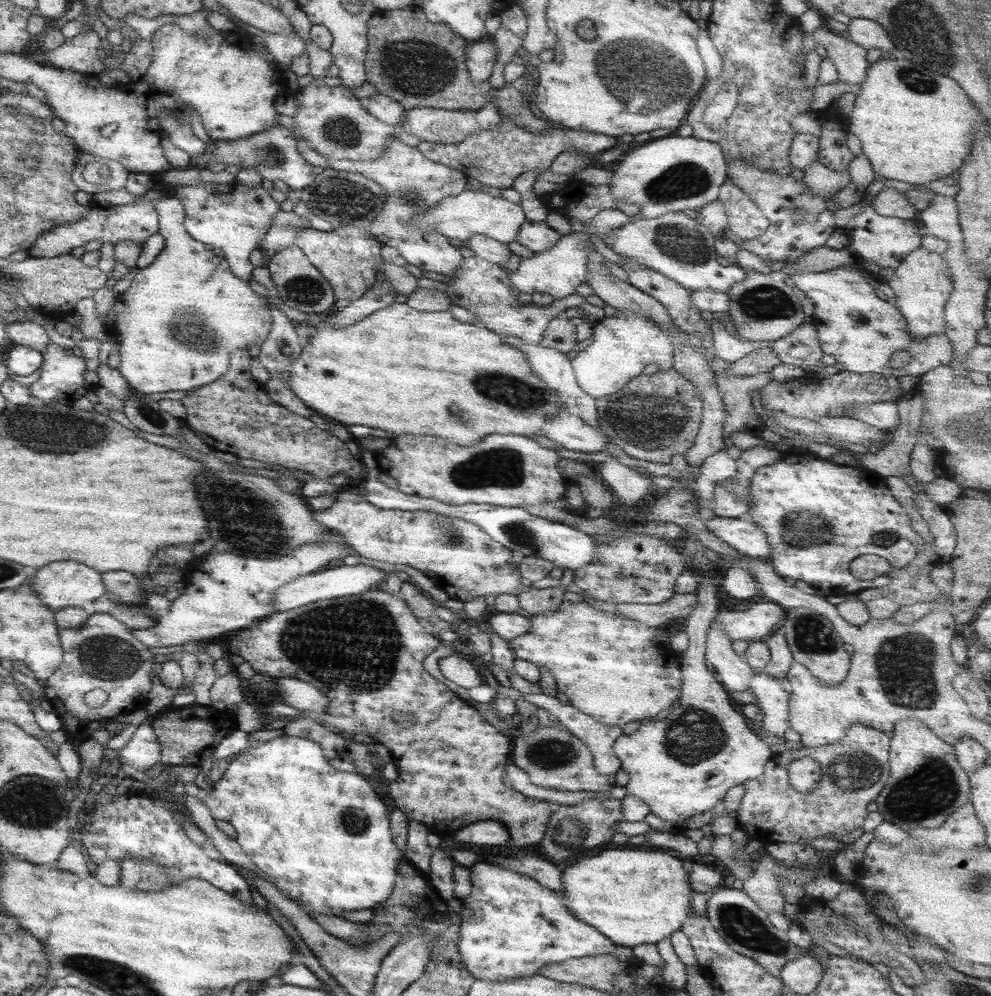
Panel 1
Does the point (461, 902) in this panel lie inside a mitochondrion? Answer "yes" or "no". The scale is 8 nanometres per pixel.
no

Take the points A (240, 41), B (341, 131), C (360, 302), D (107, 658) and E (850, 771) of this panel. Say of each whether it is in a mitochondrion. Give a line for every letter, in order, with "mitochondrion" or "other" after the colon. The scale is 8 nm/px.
A: other
B: mitochondrion
C: other
D: mitochondrion
E: mitochondrion

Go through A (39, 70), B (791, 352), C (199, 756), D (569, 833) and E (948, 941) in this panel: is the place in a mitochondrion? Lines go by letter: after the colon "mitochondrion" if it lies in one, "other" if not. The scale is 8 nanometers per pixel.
A: other
B: other
C: other
D: mitochondrion
E: other

